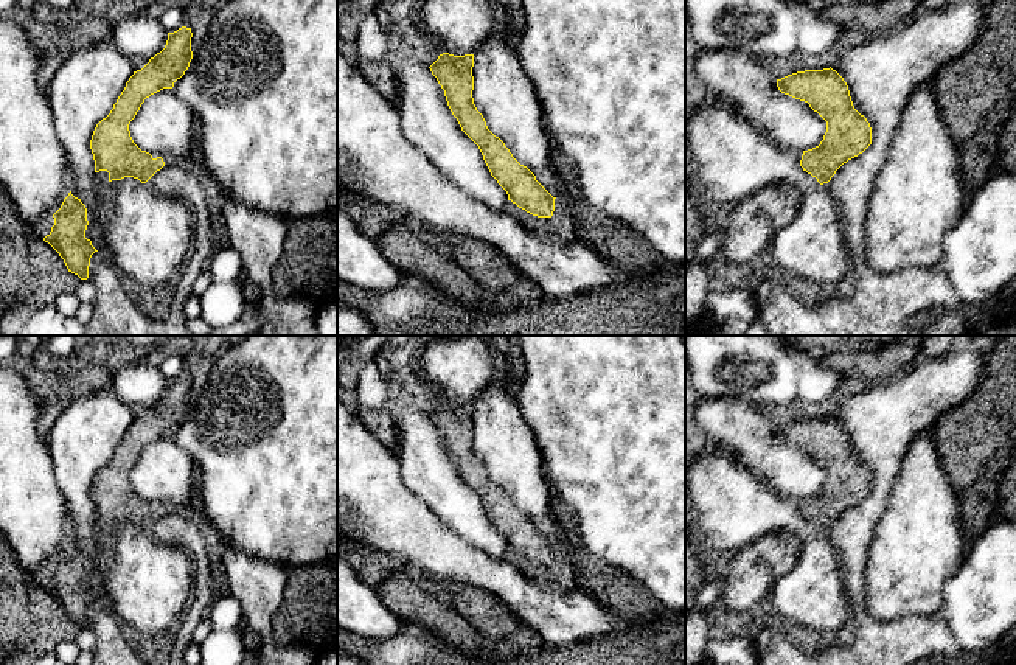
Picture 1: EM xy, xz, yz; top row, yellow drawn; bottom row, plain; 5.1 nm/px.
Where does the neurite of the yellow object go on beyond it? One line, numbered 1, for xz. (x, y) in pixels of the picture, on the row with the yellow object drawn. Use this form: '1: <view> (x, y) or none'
1: none

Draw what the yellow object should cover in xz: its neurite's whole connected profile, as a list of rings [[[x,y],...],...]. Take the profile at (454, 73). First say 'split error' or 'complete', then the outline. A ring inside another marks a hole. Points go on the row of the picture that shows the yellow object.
complete; [[[443,53],[429,68],[444,90],[452,115],[461,131],[478,146],[491,176],[506,191],[508,200],[533,216],[551,218],[556,197],[536,180],[527,166],[513,157],[505,143],[488,129],[483,115],[477,110],[472,98],[472,67],[474,54]]]

